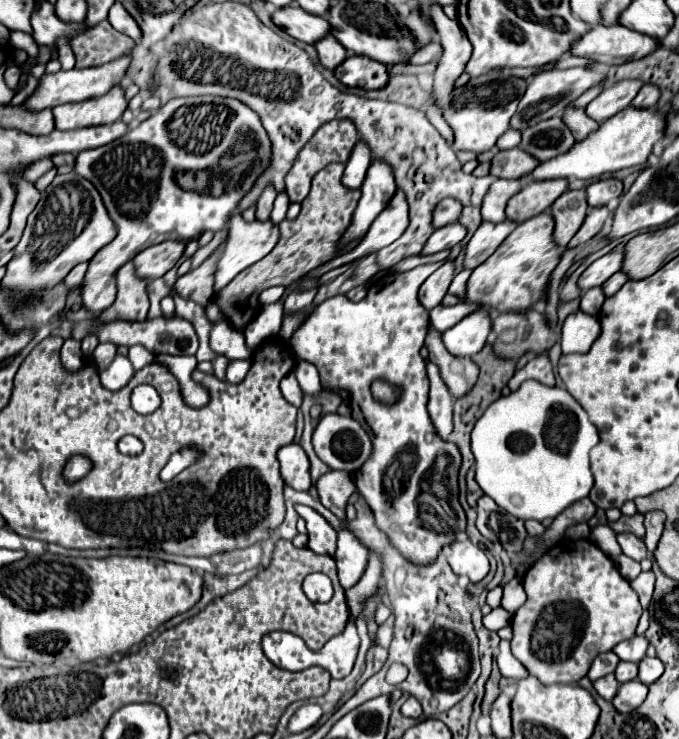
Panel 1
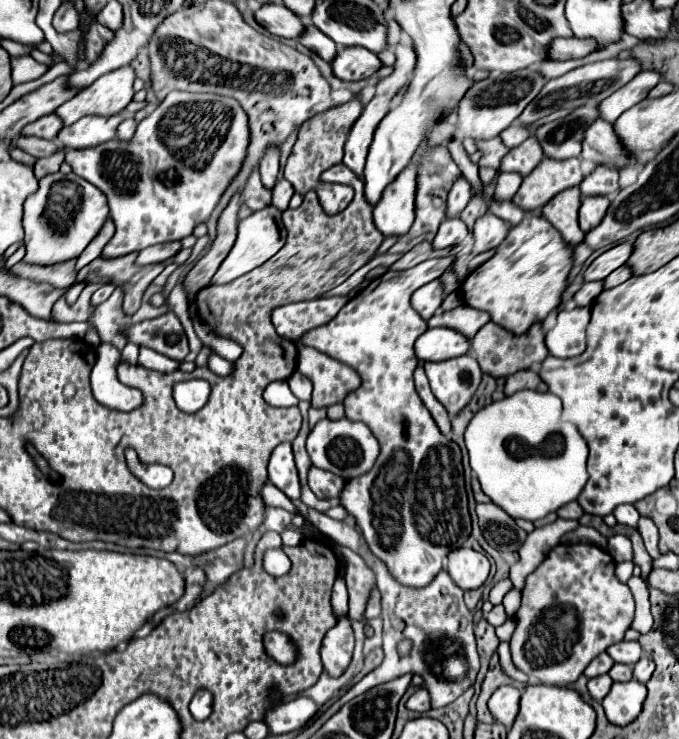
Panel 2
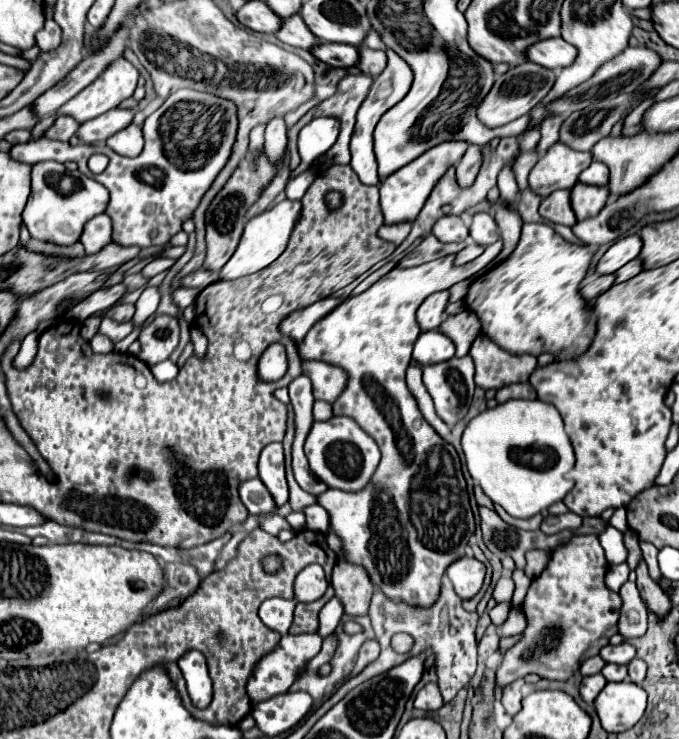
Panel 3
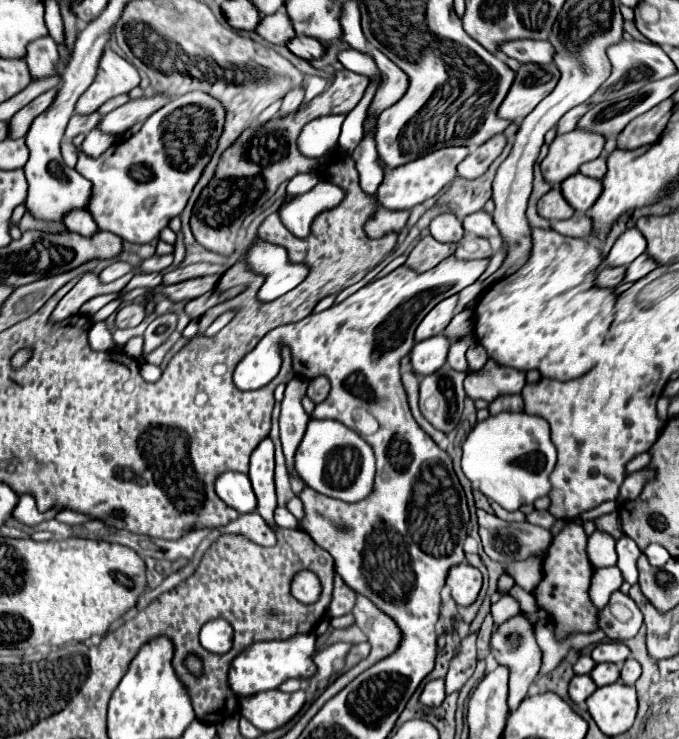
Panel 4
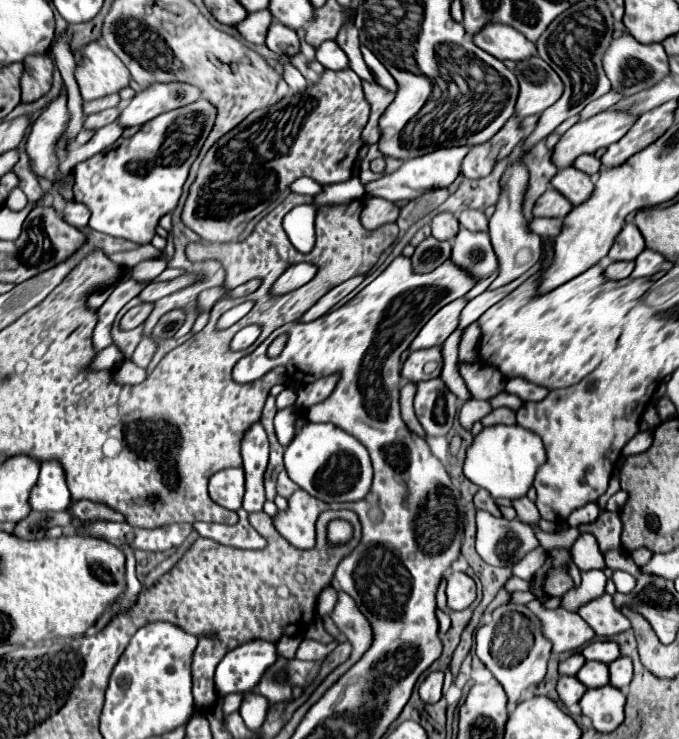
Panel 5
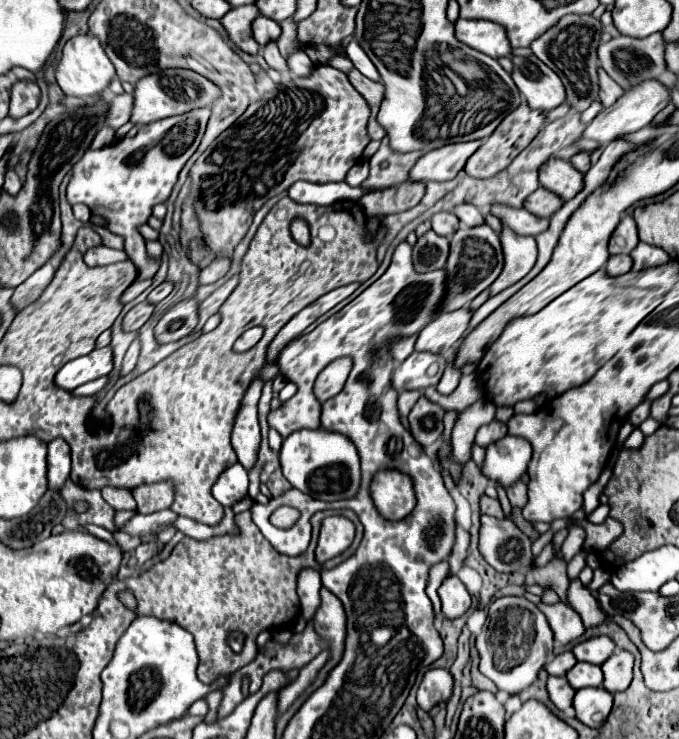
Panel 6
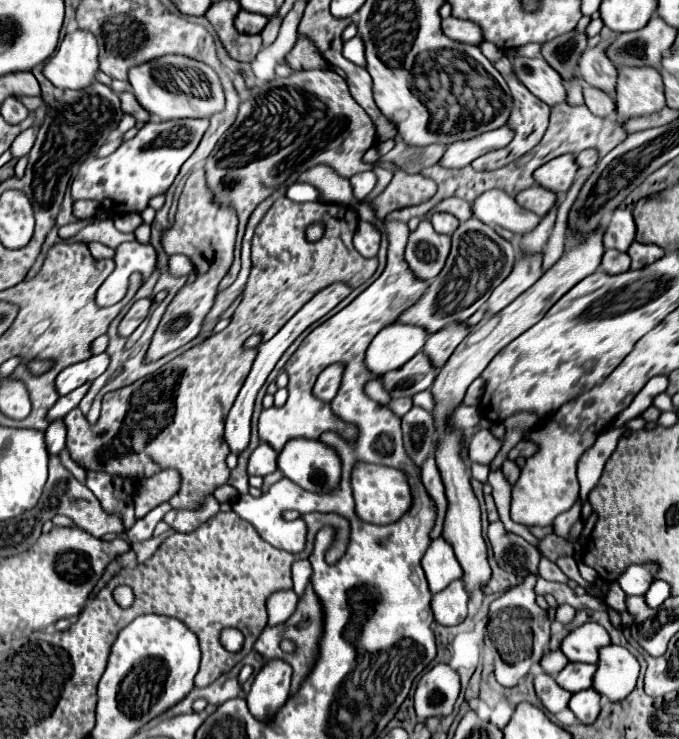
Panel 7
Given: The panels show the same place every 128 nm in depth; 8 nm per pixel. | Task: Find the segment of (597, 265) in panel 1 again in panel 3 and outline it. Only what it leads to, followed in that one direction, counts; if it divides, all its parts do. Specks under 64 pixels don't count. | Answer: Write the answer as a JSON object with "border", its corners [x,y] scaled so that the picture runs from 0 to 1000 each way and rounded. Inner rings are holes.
{"border":[[[940,317],[907,325],[898,333],[898,338],[884,349],[884,355],[878,360],[878,371],[904,371],[922,355],[934,352],[943,344],[943,338],[946,338],[946,325]]]}

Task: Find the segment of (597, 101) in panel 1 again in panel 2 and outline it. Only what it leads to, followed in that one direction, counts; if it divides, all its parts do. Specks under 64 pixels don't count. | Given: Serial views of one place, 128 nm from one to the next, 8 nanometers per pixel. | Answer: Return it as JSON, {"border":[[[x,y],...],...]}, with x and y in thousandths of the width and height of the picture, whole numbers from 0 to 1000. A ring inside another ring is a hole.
{"border":[[[963,95],[943,97],[943,103],[937,103],[937,108],[925,111],[919,119],[913,119],[913,124],[901,127],[895,135],[890,135],[890,141],[884,141],[887,162],[895,162],[898,168],[904,168],[904,162],[910,162],[916,152],[922,152],[931,143],[937,143],[940,138],[946,138],[972,108],[975,108],[972,97],[963,97]]]}

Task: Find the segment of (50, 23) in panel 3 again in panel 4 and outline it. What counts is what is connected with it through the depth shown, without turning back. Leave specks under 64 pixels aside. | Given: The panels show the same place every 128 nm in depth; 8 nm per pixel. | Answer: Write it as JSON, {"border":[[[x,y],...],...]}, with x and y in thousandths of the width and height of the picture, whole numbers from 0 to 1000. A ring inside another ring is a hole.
{"border":[[[65,49],[41,62],[35,81],[41,87],[41,97],[47,108],[80,103],[85,95],[85,84],[88,84],[85,62],[74,49]]]}

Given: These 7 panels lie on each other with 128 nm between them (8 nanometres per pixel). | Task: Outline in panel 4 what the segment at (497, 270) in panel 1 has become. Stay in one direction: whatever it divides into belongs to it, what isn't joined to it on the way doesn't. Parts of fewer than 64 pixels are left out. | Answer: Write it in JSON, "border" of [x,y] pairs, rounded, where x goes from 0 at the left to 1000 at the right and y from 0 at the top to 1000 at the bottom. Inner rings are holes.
{"border":[[[784,309],[786,336],[781,355],[772,357],[754,373],[725,384],[701,411],[701,444],[698,452],[713,468],[719,482],[739,495],[751,495],[766,503],[792,501],[801,512],[845,514],[860,509],[878,493],[881,474],[895,452],[895,433],[904,428],[904,411],[910,406],[907,390],[878,390],[878,365],[884,360],[884,341],[878,333],[857,322],[837,322],[801,309]]]}

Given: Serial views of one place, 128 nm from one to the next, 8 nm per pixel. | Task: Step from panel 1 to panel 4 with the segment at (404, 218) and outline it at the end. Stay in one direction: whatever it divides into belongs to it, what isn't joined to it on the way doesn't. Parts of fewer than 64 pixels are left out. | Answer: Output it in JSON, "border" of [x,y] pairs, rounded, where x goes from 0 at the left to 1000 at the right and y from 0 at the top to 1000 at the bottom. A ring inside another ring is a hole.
{"border":[[[648,200],[619,217],[607,217],[589,227],[568,230],[563,249],[557,252],[557,273],[571,284],[604,284],[613,276],[642,265],[657,249],[672,241],[672,225],[689,211],[689,200]]]}

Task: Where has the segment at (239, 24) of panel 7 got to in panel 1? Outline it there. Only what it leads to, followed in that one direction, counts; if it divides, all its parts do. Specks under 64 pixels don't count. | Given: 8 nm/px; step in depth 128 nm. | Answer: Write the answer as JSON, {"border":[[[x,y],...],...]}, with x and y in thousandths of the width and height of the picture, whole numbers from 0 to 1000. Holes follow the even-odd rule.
{"border":[[[515,76],[495,95],[495,106],[507,116],[554,122],[571,114],[571,89],[542,78],[542,76]]]}

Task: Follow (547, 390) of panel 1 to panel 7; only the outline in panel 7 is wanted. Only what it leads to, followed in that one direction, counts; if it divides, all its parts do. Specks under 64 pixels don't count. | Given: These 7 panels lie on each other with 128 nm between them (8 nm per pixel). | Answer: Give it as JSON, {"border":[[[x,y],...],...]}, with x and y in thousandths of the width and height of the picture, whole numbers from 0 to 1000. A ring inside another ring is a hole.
{"border":[[[769,595],[751,614],[748,614],[748,620],[754,620],[754,622],[760,622],[763,617],[772,617],[772,620],[778,620],[778,617],[784,617],[786,612],[792,609],[792,604],[789,601],[784,601],[781,595]]]}

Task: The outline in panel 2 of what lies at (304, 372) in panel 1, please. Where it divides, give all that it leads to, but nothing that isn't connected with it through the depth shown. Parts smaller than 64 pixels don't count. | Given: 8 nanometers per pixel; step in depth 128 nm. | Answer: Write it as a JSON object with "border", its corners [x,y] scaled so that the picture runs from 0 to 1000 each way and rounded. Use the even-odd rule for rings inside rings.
{"border":[[[433,503],[433,506],[424,512],[424,522],[427,522],[430,533],[433,533],[439,541],[451,541],[451,544],[457,544],[459,517],[457,517],[454,512],[448,512],[442,503]]]}

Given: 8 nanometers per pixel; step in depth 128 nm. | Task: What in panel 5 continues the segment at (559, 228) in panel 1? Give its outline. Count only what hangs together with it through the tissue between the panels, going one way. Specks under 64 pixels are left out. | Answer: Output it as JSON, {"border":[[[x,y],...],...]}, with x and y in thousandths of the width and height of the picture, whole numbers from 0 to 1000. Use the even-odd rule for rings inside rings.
{"border":[[[807,254],[786,276],[784,290],[792,292],[804,292],[804,295],[831,295],[837,287],[842,284],[842,276],[816,254]]]}

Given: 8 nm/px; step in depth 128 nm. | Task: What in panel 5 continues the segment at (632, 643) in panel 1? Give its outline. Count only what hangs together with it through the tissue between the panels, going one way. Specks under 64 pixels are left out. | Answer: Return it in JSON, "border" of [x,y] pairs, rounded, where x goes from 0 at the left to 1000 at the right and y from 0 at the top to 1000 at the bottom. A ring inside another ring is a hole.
{"border":[[[878,866],[878,869],[869,869],[863,871],[854,885],[863,890],[863,893],[878,893],[878,896],[890,896],[890,899],[898,899],[910,885],[910,871],[901,869],[901,866]]]}

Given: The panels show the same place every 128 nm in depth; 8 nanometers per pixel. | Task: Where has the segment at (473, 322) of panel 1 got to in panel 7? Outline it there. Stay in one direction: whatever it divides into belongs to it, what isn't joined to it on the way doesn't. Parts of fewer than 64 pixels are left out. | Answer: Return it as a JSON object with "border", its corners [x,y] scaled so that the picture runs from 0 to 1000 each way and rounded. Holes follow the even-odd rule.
{"border":[[[616,476],[592,498],[563,506],[560,517],[566,528],[574,533],[574,539],[592,539],[592,536],[610,536],[633,525],[639,512],[642,501],[636,501],[630,482],[624,476]]]}

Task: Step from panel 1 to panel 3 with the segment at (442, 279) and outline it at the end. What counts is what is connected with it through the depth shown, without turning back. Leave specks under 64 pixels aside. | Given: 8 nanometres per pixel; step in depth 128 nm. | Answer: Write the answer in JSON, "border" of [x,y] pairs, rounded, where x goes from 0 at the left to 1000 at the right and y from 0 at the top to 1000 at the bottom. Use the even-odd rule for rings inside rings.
{"border":[[[642,395],[642,401],[633,401],[633,406],[624,406],[624,411],[616,417],[616,441],[622,449],[642,447],[651,438],[660,401],[660,395]]]}

